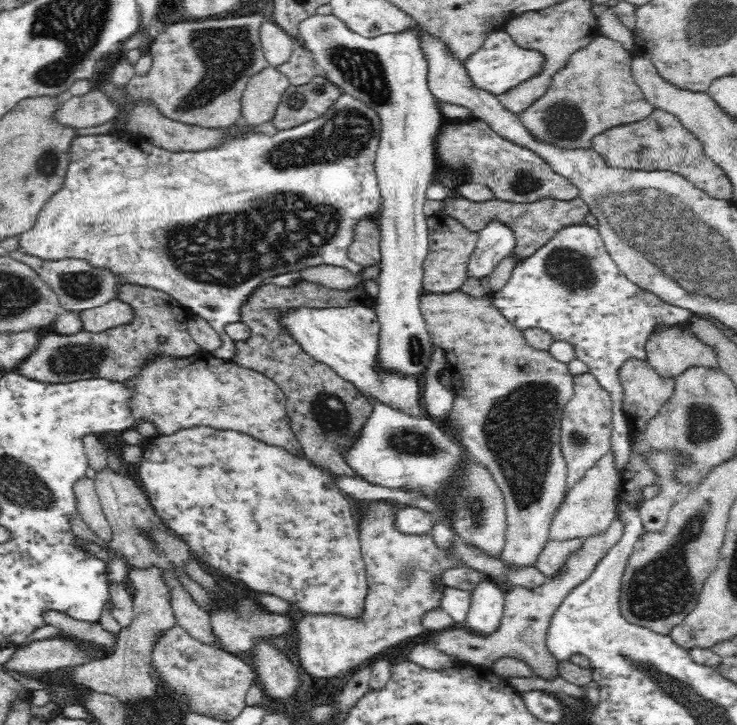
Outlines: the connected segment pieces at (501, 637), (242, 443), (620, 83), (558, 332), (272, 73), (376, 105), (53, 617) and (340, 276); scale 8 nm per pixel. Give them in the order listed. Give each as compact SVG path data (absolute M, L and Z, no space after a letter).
M615 522L600 536L586 539L587 546L580 554L572 558L568 567L570 570L558 578L550 579L550 584L542 586L534 592L524 589L507 589L503 600L503 613L499 623L489 633L478 633L474 629L450 628L436 631L432 636L424 638L423 645L435 650L438 654L459 658L460 661L475 665L493 667L499 658L504 655L515 655L528 661L532 668L536 669L542 678L552 680L558 676L558 661L552 656L547 647L547 632L562 601L568 593L592 572L593 566L599 558L612 548L619 539L621 527Z
M198 425L169 435L159 435L148 438L145 442L144 454L140 460L139 477L156 513L164 523L176 534L182 536L192 550L214 572L226 574L232 580L246 584L250 591L280 597L297 612L310 614L344 613L354 615L363 608L363 600L367 591L366 566L360 550L358 531L356 530L353 506L344 498L340 490L333 484L330 475L325 470L316 467L306 456L294 454L281 446L270 446L268 443L256 440L253 436L236 430L220 430L211 426Z
M600 34L595 40L592 40L588 45L584 46L580 50L577 50L574 54L571 54L571 57L567 59L564 68L555 70L550 76L548 81L548 86L546 90L528 107L526 110L517 114L520 124L525 128L525 131L533 138L536 142L543 142L544 144L549 144L554 148L559 148L560 150L590 150L592 149L592 140L594 136L610 130L617 126L622 126L624 124L632 124L633 122L642 120L646 118L651 112L653 106L646 100L644 93L641 91L641 88L638 86L638 83L634 80L630 63L632 56L637 55L637 51L634 54L630 54L623 49L623 46L615 42L613 39L607 38Z
M588 225L568 226L556 233L547 244L540 246L534 254L518 261L506 286L499 292L491 294L495 306L512 322L516 328L526 330L540 329L552 342L562 342L572 348L574 360L585 366L585 372L596 381L601 390L606 391L612 400L612 430L610 433L610 450L614 456L614 468L619 477L629 469L632 447L628 438L628 425L625 414L620 412L620 386L616 383L616 374L624 360L630 357L645 358L644 339L651 328L660 319L668 323L685 323L690 315L661 301L655 294L641 290L622 272L611 258L603 244L598 227Z
M266 66L253 74L246 81L239 100L239 121L252 130L272 121L288 85L273 67Z
M332 13L308 15L300 19L295 32L297 45L301 46L322 69L323 76L335 84L341 94L351 96L364 103L378 118L379 145L375 158L375 176L379 193L382 197L382 214L378 220L383 274L377 283L378 291L373 310L379 325L380 357L388 367L422 375L430 364L433 348L431 347L425 321L418 309L418 295L424 290L422 268L429 252L427 217L424 215L425 192L432 182L436 168L436 140L447 119L442 113L440 102L431 91L428 83L430 61L424 49L425 30L412 22L399 31L385 32L374 37L364 37Z
M50 614L50 616L46 616L46 619L48 619L48 624L56 626L68 634L73 634L73 637L98 644L103 654L110 654L115 648L113 638L98 621L76 622L71 618L66 618L63 614Z
M314 266L300 272L299 281L313 283L326 289L344 290L356 286L360 281L354 273L338 266Z

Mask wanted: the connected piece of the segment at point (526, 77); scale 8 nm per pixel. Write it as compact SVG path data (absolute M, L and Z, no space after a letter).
M496 30L484 40L480 50L468 58L464 67L476 85L489 93L499 95L516 88L522 82L531 81L532 78L543 74L547 62L548 57L542 51L520 46L507 32Z

